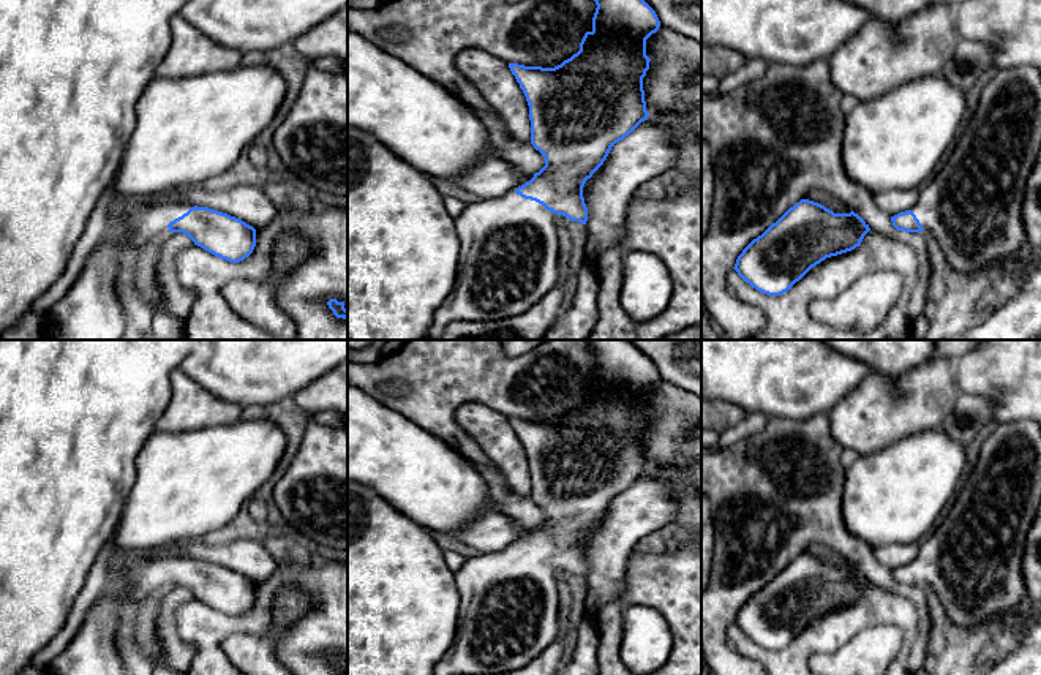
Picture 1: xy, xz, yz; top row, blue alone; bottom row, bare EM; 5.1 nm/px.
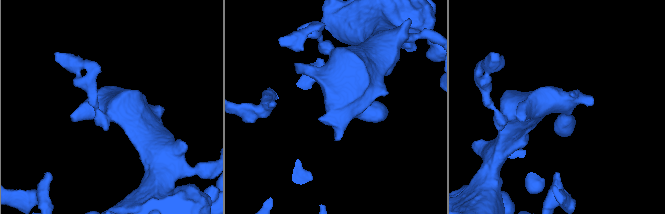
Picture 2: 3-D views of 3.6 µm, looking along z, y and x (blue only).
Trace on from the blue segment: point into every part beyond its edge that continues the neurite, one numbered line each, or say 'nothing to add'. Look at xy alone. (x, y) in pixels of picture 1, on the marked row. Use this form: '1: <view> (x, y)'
1: xy (142, 218)

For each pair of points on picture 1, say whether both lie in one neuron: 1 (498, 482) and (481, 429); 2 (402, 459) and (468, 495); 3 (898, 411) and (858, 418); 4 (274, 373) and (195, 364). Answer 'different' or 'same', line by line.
1: different
2: same
3: same
4: same

